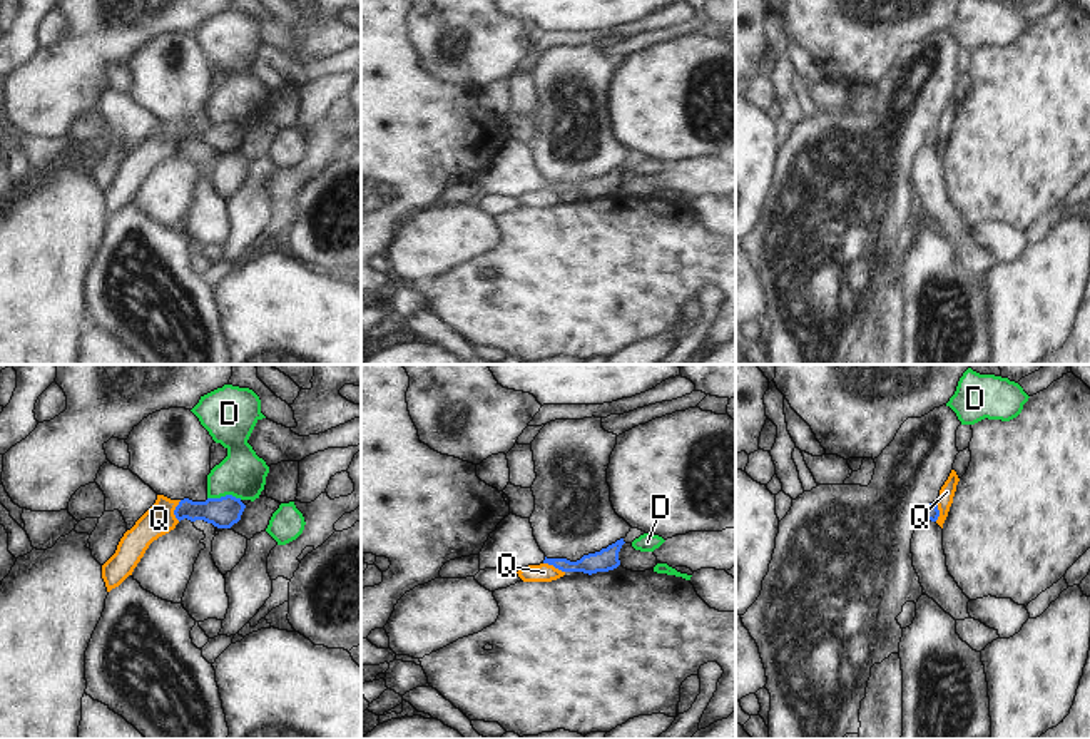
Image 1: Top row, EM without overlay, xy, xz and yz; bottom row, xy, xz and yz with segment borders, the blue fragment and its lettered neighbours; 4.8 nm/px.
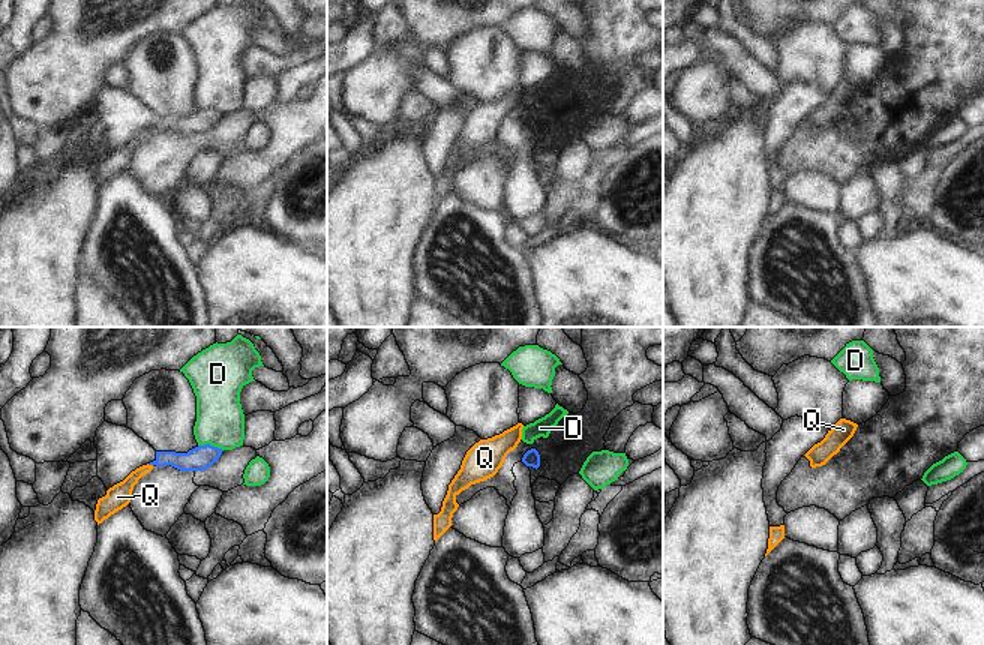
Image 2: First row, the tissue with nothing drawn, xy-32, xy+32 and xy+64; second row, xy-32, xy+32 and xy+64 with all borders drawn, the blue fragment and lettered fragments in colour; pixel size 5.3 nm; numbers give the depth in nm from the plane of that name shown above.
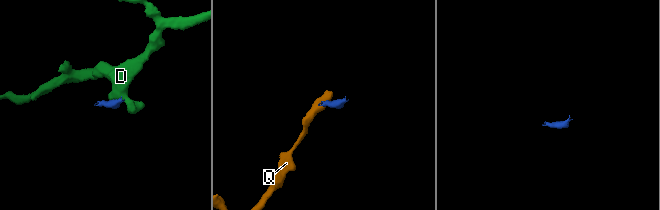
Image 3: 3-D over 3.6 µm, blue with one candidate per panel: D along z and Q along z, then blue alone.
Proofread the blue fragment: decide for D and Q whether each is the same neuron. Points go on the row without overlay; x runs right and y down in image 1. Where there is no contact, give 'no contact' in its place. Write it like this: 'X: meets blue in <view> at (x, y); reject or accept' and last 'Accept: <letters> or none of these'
D: meets blue in xy at (224, 122); reject
Q: meets blue in xy at (174, 136); reject
Accept: none of these

